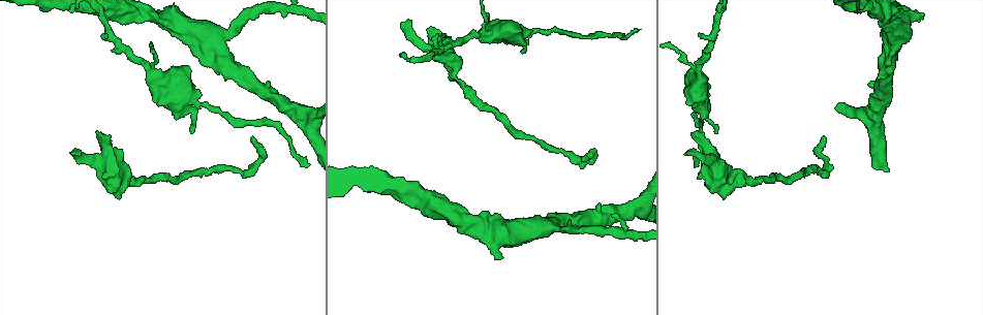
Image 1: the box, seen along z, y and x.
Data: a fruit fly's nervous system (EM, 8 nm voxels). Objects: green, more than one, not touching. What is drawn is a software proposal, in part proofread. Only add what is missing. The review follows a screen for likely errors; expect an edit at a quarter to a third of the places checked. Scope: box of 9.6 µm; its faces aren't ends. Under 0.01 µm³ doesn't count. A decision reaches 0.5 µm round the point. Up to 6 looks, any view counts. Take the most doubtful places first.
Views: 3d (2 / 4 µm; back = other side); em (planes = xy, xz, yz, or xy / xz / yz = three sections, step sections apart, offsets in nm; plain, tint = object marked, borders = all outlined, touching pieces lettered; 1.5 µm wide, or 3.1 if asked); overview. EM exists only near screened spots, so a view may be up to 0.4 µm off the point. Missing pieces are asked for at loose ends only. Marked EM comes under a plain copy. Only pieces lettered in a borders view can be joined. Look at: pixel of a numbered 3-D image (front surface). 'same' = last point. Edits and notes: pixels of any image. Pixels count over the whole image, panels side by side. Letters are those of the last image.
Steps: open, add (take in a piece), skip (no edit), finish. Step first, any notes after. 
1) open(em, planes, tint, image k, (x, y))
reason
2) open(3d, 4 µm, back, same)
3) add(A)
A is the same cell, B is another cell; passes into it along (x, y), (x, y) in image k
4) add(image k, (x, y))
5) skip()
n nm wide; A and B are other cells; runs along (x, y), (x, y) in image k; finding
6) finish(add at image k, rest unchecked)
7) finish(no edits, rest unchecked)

open(em, planes, borders, image 1, (410, 20))
free end

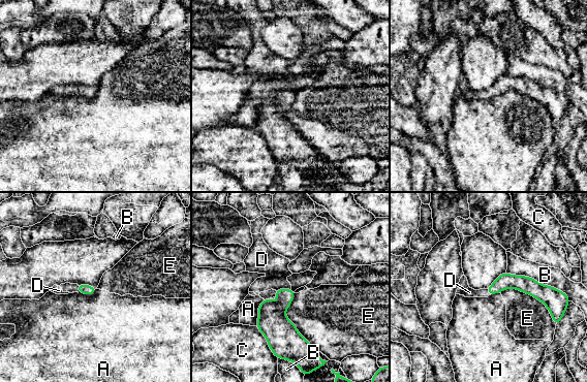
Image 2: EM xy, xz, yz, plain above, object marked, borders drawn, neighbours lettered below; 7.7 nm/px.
add(D)
E touches over 500 nm; D is the same cell, A, B, C and E are other cells; passes into it along (272, 319), (282, 289), (275, 266) in image 2; the neuron continues

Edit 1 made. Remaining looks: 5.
open(em, yz, step 8, borders, image 1, (307, 165))
free end

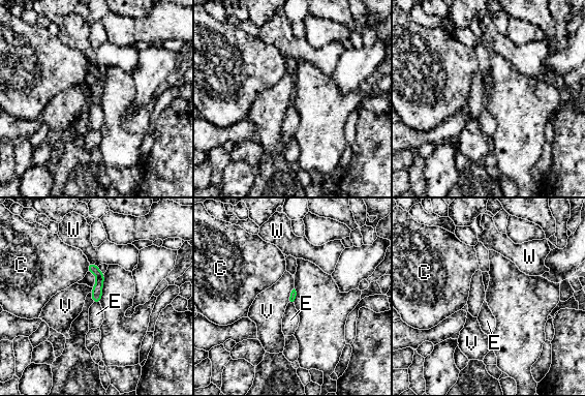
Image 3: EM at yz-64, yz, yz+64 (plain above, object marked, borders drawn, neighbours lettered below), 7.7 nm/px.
open(em, planes, borders, same)
another direction

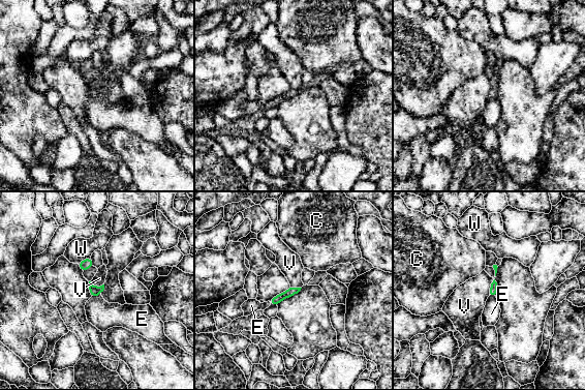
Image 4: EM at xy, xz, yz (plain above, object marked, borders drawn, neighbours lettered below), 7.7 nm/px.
skip()
C, E, V and W are other cells; border along (494, 279), (488, 295) in image 4; no lettered piece goes on from it

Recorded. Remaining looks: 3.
open(em, planes, borders, image 1, (502, 257))
branch stops here

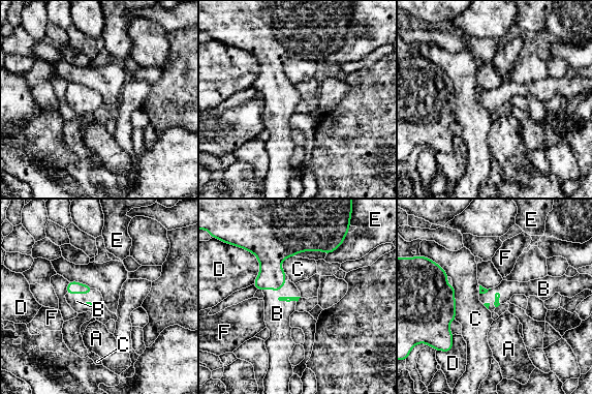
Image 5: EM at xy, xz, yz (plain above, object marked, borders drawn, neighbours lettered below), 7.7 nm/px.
add(B)
B is the same cell, A, C, D, E and F are other cells; passes into it along (287, 300), (288, 297), (277, 313) in image 5; the neuron continues

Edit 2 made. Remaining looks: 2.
finish(add at image 2, add at image 5, rest unchecked)

